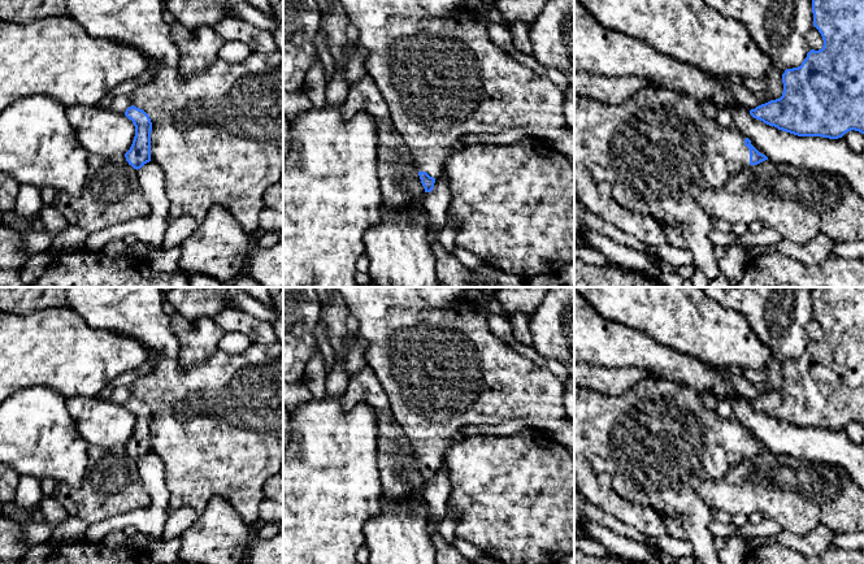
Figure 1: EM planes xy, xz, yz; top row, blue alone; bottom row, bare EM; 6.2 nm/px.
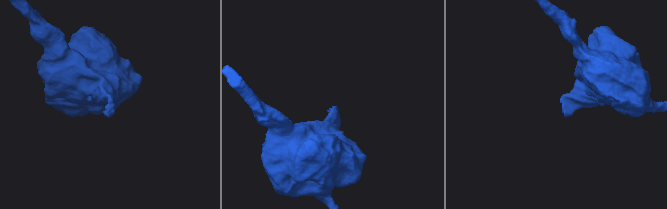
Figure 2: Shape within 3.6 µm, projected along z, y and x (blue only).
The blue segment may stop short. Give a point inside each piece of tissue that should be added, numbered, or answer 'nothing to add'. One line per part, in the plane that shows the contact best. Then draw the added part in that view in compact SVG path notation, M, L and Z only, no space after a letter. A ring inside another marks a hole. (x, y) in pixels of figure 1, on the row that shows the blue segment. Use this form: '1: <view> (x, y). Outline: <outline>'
1: yz (658, 151). Outline: M642 88L618 105L574 96L574 165L583 165L596 185L608 182L612 198L620 205L673 224L687 242L694 265L705 274L707 287L730 287L730 282L715 257L715 244L709 240L713 224L699 207L698 196L702 190L717 188L750 166L750 149L744 146L744 139L734 123L728 127L720 126L716 118L704 116L695 99L682 92Z

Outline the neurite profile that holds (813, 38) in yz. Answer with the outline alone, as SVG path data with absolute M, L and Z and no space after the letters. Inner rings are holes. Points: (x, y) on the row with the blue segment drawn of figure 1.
M813 26L806 35L806 40L811 49L819 51L824 45L824 40L819 30Z

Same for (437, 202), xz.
M446 172L435 179L434 188L424 196L424 207L430 217L433 233L439 238L439 234L447 221L447 209L451 200L451 190L448 175Z

